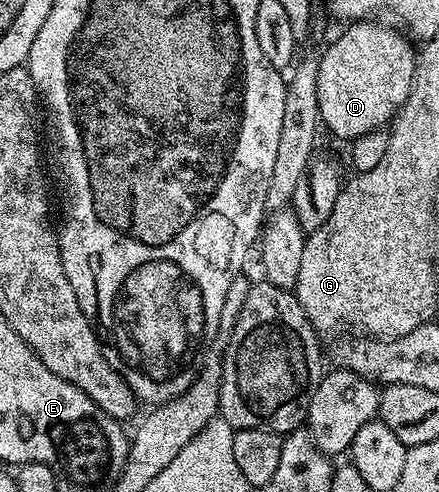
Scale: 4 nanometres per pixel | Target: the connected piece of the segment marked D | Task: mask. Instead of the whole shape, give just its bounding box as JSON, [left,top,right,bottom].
[316,20,416,140]

